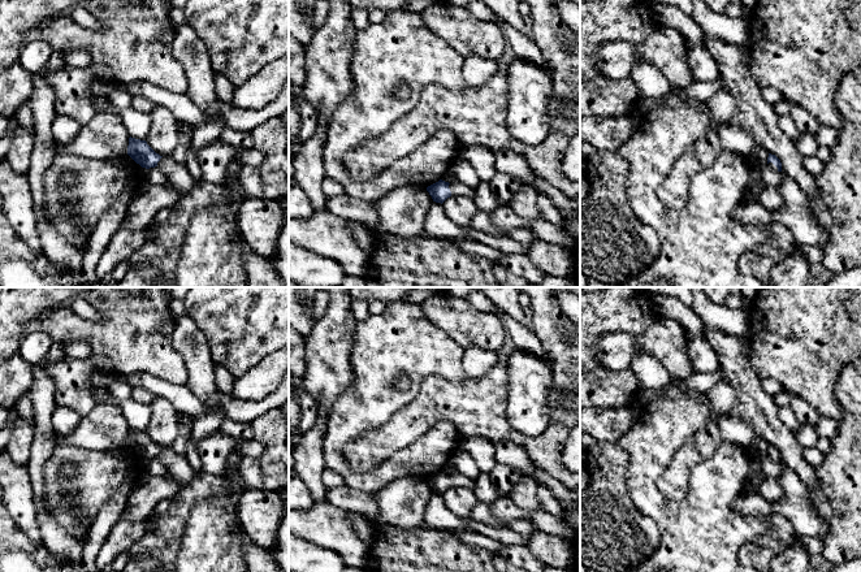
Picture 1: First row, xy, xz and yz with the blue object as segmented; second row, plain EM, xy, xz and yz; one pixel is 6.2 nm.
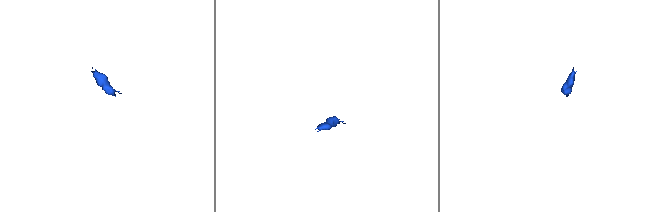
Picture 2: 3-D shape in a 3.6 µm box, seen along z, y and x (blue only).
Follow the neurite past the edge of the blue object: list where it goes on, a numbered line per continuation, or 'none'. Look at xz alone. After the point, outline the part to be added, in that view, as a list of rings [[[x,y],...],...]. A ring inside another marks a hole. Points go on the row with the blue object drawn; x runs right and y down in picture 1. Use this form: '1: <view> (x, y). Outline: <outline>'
1: xz (455, 187). Outline: [[[458,181],[450,183],[449,188],[451,191],[451,195],[464,195],[464,196],[470,196],[470,198],[473,198],[475,191],[476,191],[476,187],[468,187]]]

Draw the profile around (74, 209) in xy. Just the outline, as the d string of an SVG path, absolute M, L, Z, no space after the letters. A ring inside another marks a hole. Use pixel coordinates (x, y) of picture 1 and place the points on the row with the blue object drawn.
M59 153L43 174L44 203L47 221L70 244L85 252L88 246L88 231L94 231L105 211L124 194L134 196L146 182L143 168L133 159L124 160L121 165L111 160L98 160L73 153ZM74 172L74 185L65 185L61 176Z

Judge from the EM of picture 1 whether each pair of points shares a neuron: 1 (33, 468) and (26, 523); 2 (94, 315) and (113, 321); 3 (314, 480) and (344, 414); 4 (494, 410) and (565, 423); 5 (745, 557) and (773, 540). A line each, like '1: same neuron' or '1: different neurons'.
1: different neurons
2: different neurons
3: different neurons
4: same neuron
5: same neuron

